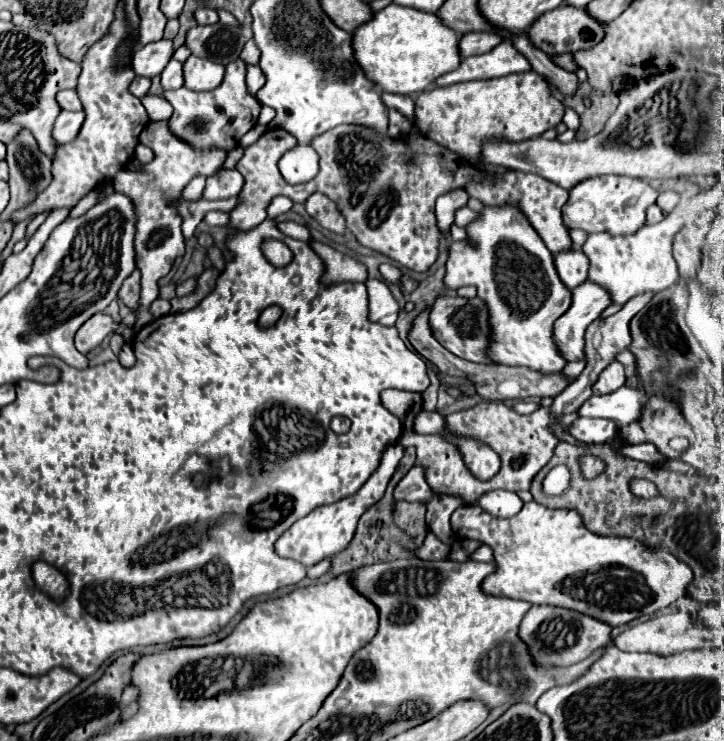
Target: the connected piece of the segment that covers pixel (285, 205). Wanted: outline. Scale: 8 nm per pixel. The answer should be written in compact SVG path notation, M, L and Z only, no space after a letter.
M276 196L276 198L272 198L272 200L270 200L270 204L268 204L266 212L268 212L268 218L276 218L276 216L280 216L280 214L288 212L290 208L292 208L292 200L290 200L290 198Z

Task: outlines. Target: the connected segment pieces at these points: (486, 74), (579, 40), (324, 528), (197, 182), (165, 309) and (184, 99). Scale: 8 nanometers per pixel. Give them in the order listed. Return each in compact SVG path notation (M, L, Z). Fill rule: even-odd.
M502 40L496 48L486 54L464 58L456 70L440 76L440 80L436 80L436 86L452 86L468 80L490 80L528 70L528 60L512 46L512 42Z
M558 6L556 10L546 12L544 16L540 16L528 36L530 42L536 44L536 48L540 48L544 54L548 56L556 56L556 54L572 54L576 50L584 50L584 48L592 48L596 46L596 42L600 38L604 38L604 26L600 22L594 22L584 8L572 8L572 6Z
M392 444L386 448L384 452L384 460L380 462L380 470L374 472L374 476L368 478L368 482L352 496L348 498L342 498L334 504L326 504L326 506L318 506L314 508L308 516L300 518L296 524L292 524L288 528L288 532L284 532L284 536L280 536L280 540L276 542L276 552L278 556L282 558L292 558L304 566L314 566L318 564L320 560L328 558L328 556L334 556L338 552L342 552L354 538L354 532L356 532L356 524L360 520L360 516L374 504L382 498L384 490L386 490L386 484L388 480L392 478L392 472L398 464L398 460L402 458L404 454L404 448L400 444Z
M196 176L182 192L184 200L190 200L190 202L196 202L196 200L202 200L202 192L204 192L204 184L206 184L206 178L202 176Z
M157 298L150 306L150 312L155 319L169 314L170 311L171 305L169 300L165 300L162 298Z
M238 58L226 66L224 80L220 88L208 92L192 90L168 90L164 98L172 104L174 114L170 118L170 130L178 138L186 140L196 148L222 148L230 150L238 146L238 140L256 124L260 114L260 102L246 90L246 64Z

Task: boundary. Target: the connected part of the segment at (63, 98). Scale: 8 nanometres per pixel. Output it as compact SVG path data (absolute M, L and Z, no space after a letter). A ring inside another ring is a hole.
M62 90L56 94L56 102L62 110L80 110L80 100L74 90Z

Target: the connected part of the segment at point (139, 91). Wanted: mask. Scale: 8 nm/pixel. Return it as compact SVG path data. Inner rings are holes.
M136 76L136 78L132 80L132 84L130 84L128 90L130 90L130 94L142 98L142 96L148 92L148 88L150 88L150 80L148 80L148 78L140 78L140 76Z

